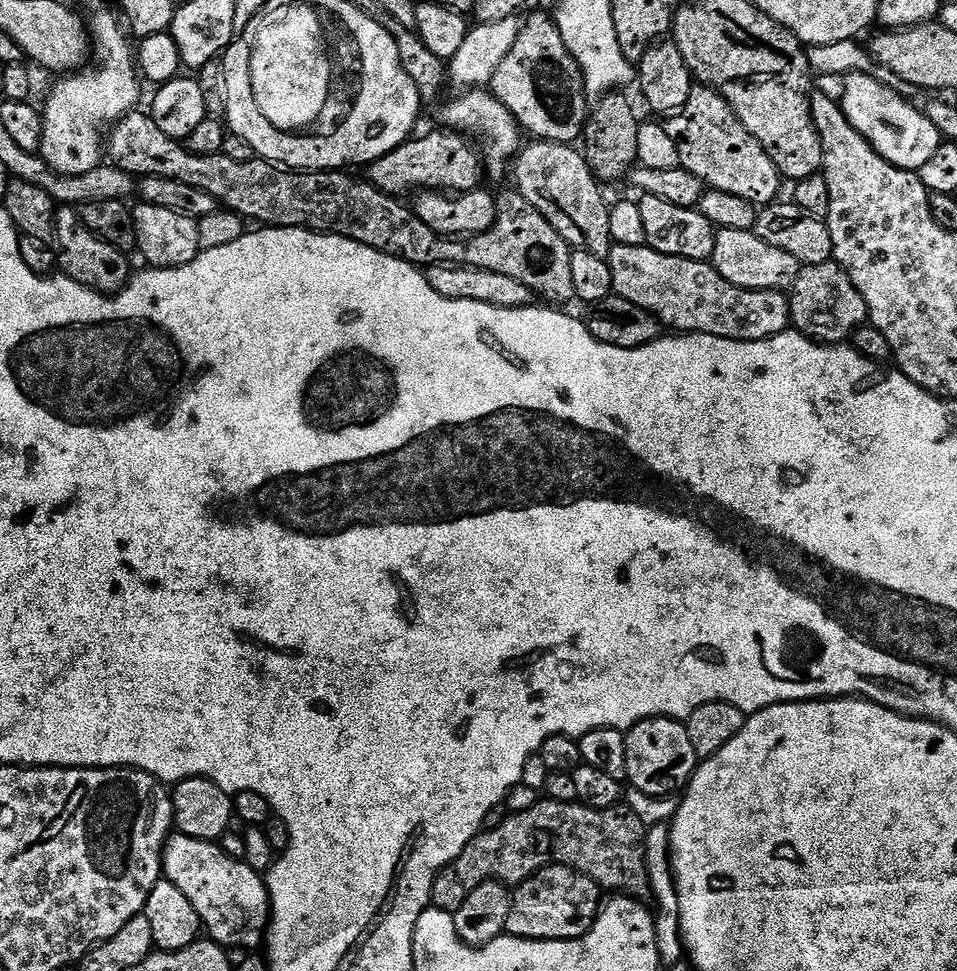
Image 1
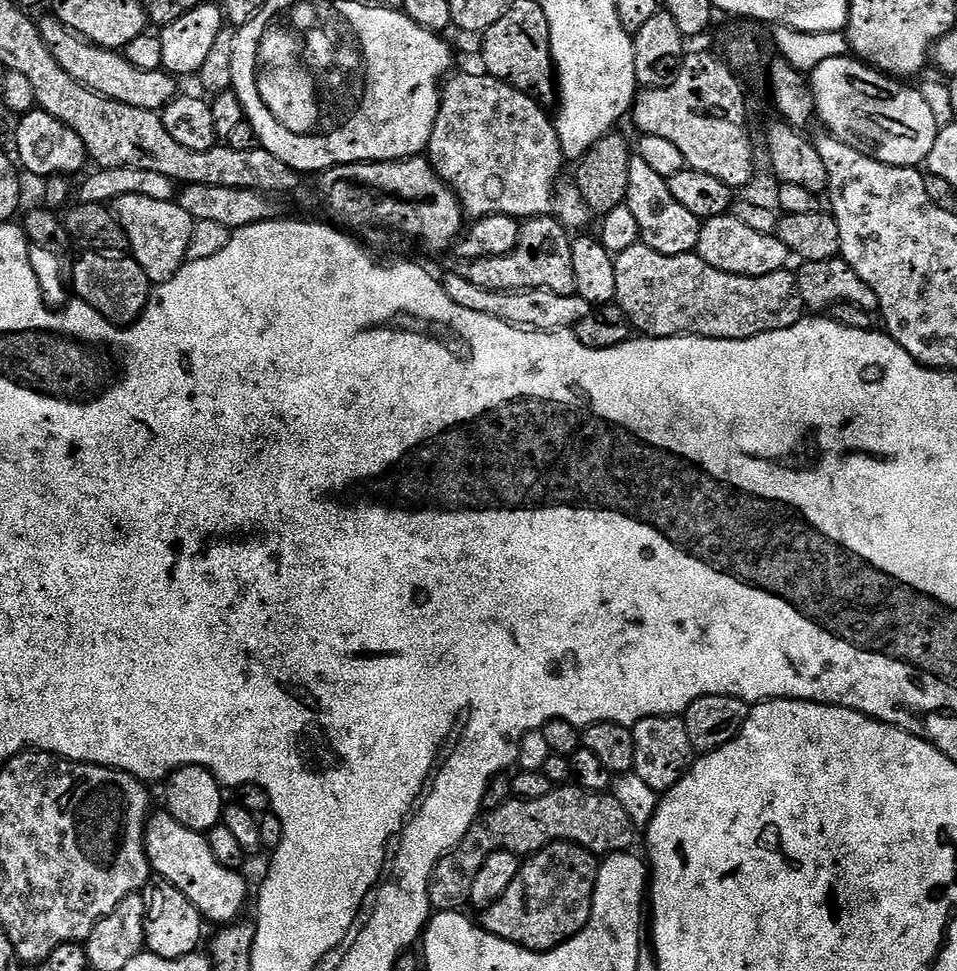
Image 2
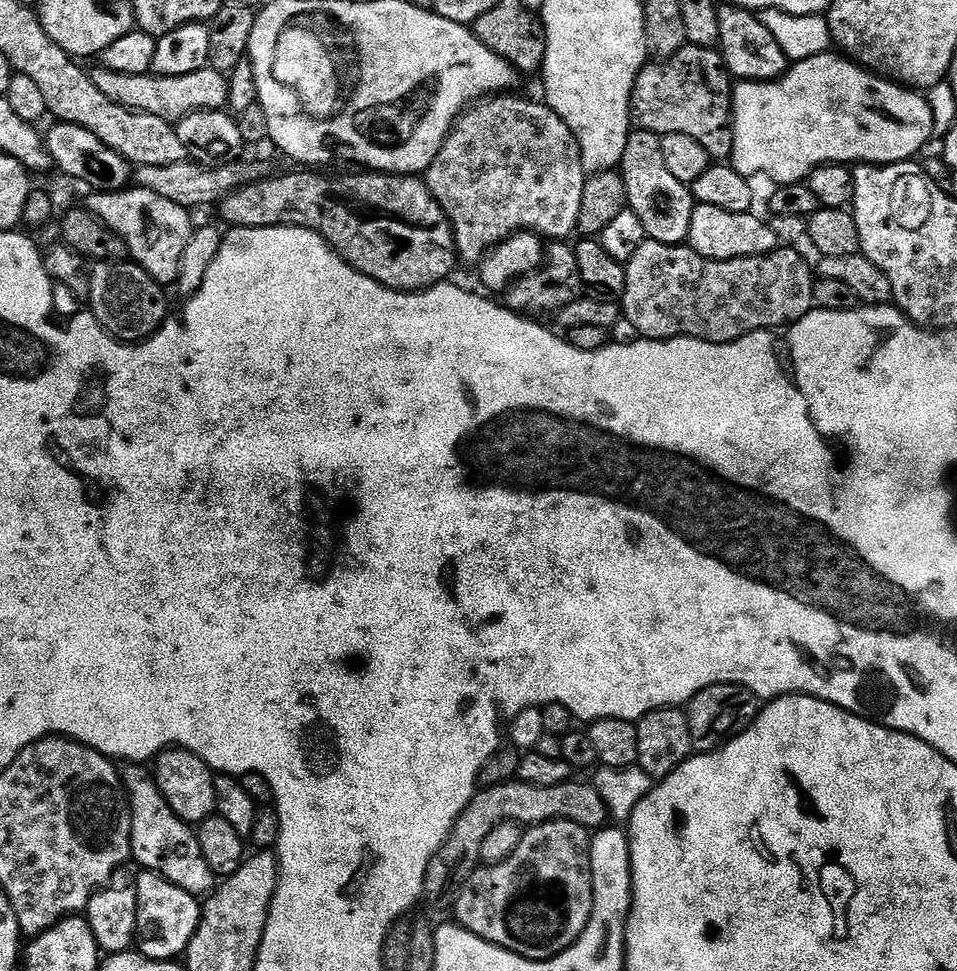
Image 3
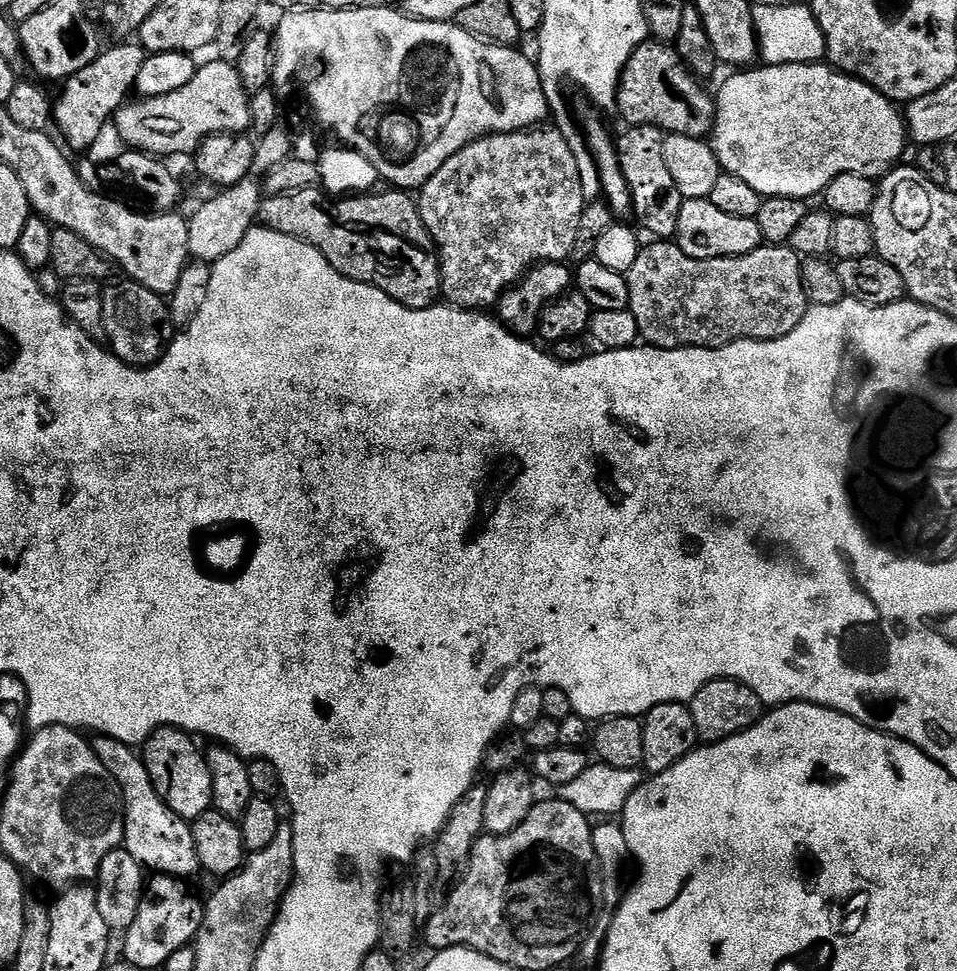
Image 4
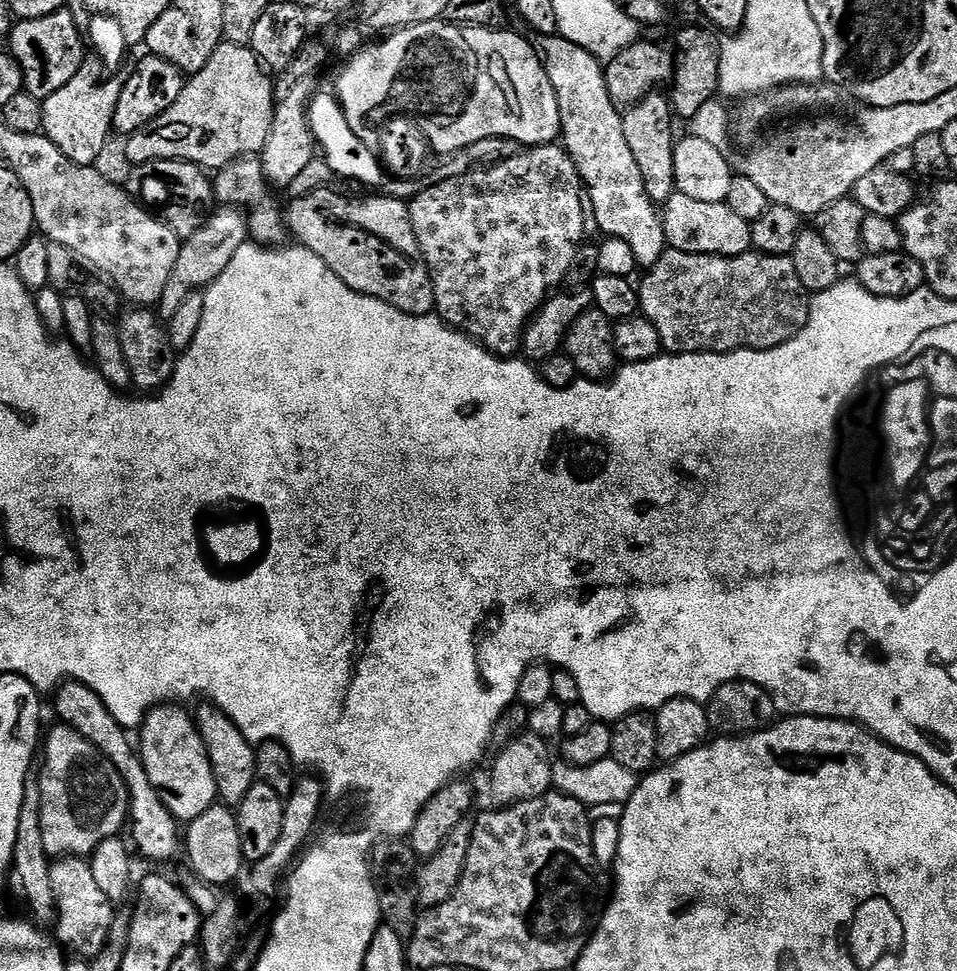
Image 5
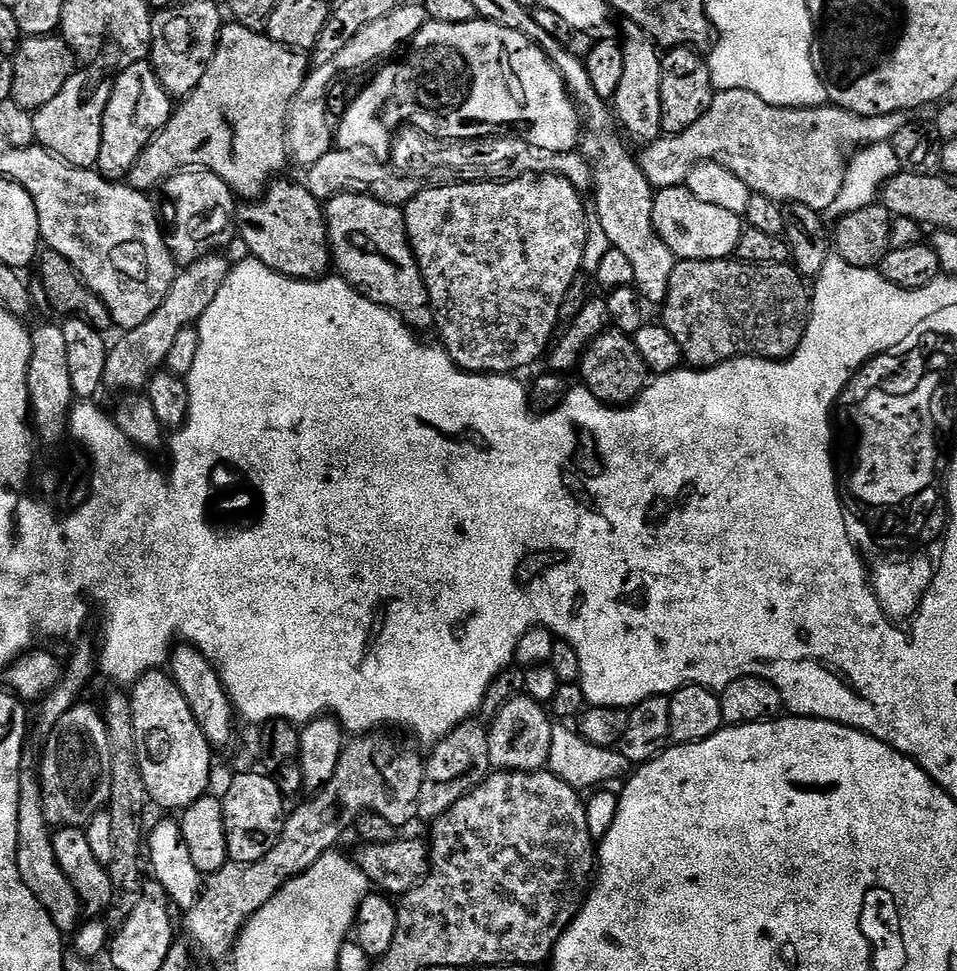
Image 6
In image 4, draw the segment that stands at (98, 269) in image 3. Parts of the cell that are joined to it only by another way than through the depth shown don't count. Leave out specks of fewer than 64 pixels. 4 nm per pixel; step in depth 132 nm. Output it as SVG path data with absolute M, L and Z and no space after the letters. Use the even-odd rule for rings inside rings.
M127 278L117 279L104 288L102 322L103 339L110 345L110 350L132 368L148 368L151 364L158 363L164 357L164 351L168 349L174 335L169 301L160 293L146 290L146 286Z

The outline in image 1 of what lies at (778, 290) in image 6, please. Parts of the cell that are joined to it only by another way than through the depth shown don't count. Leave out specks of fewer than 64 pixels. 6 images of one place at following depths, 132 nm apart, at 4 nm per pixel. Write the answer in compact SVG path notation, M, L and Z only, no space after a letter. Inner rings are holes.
M613 243L608 253L615 295L653 312L661 325L677 328L680 334L717 336L727 340L769 340L789 331L792 302L778 290L750 290L726 282L711 263L662 254L647 246Z

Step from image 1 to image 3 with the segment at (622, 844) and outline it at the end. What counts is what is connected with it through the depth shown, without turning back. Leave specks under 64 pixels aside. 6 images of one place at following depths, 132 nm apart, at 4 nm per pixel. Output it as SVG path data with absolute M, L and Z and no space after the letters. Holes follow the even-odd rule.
M513 782L513 784L496 784L493 788L481 787L470 803L464 807L456 820L452 833L431 860L424 879L423 899L428 900L432 908L451 909L458 889L468 879L474 865L479 861L482 842L490 830L499 824L519 824L531 826L550 822L551 820L569 820L578 822L578 826L589 830L599 830L609 823L606 802L591 784L569 782L562 786L530 786Z

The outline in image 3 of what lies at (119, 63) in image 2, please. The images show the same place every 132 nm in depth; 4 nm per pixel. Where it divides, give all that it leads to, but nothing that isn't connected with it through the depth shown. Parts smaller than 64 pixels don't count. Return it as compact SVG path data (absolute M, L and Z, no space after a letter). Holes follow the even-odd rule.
M96 66L96 69L91 69L90 75L94 86L98 86L98 90L102 90L110 102L129 108L131 112L154 114L154 118L169 122L178 122L191 112L218 112L228 103L227 75L214 71L210 66L181 76L118 74L103 66Z

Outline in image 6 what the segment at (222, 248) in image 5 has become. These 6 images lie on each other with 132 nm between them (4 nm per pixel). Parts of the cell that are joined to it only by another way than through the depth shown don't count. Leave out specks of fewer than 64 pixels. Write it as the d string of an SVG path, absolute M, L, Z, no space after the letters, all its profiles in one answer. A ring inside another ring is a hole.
M209 254L203 260L195 260L183 270L177 271L174 282L170 286L170 294L142 322L142 326L127 329L124 336L116 345L114 343L108 349L106 368L103 383L109 388L124 388L120 390L140 390L147 385L148 381L167 365L168 355L178 339L182 330L199 325L202 314L210 310L210 302L222 290L230 271L229 261L224 261L217 254Z

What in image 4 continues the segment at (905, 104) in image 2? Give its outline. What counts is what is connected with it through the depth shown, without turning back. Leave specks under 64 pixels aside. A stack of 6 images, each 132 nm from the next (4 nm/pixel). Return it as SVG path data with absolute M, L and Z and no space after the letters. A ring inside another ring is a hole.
M817 62L814 64L764 64L752 66L747 70L736 70L731 73L732 77L720 88L720 96L716 100L716 124L710 133L710 143L716 150L716 157L721 169L727 175L742 178L758 190L762 197L777 196L778 198L798 198L799 200L811 201L812 196L819 197L834 178L842 174L862 174L869 178L883 178L901 163L900 155L904 152L904 140L906 141L906 120L893 101L887 100L881 92L874 90L869 84L863 84L855 76L848 76L827 63Z

